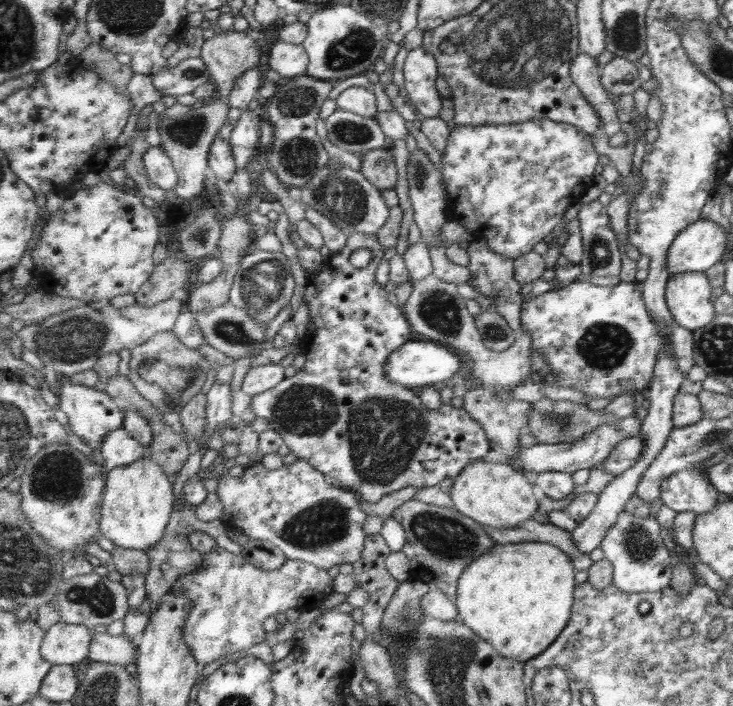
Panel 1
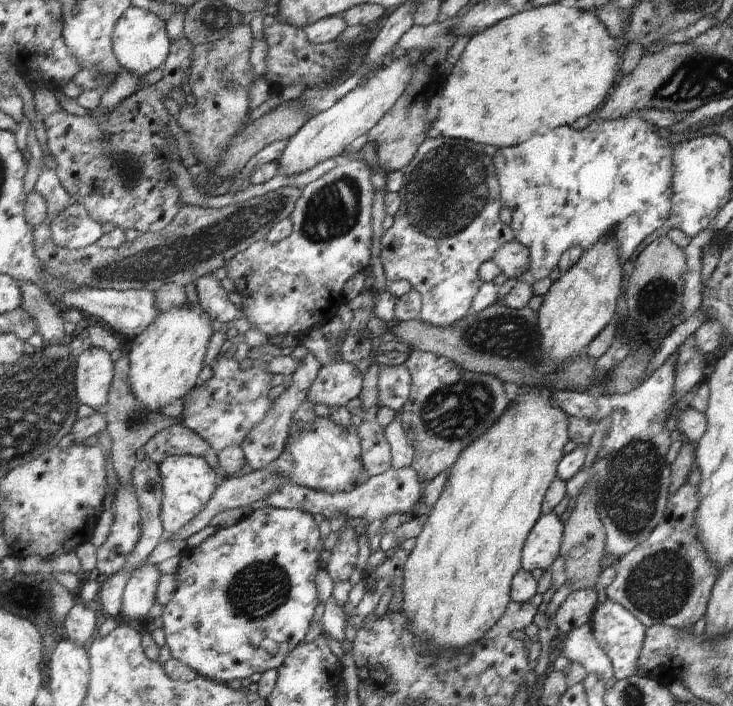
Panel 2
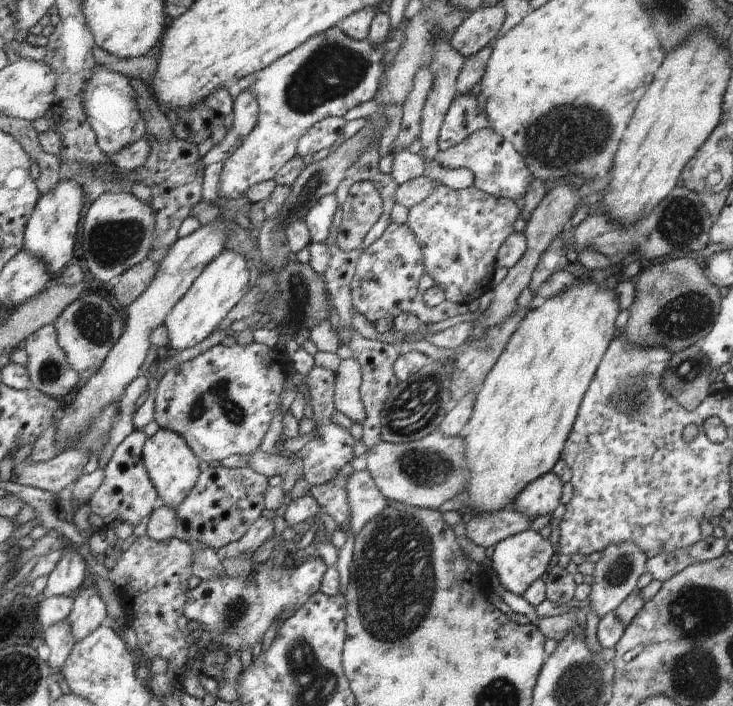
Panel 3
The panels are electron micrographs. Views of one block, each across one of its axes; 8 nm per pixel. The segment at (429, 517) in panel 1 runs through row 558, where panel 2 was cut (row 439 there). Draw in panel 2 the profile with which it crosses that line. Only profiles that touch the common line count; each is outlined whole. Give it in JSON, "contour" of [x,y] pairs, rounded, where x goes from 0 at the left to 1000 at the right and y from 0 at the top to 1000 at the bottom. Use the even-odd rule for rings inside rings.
{"contour":[[[563,496],[553,518],[563,533],[563,555],[547,581],[550,603],[569,640],[563,663],[572,669],[572,677],[585,686],[604,669],[613,669],[629,643],[689,589],[697,569],[692,567],[683,535],[634,524],[613,507]]]}

